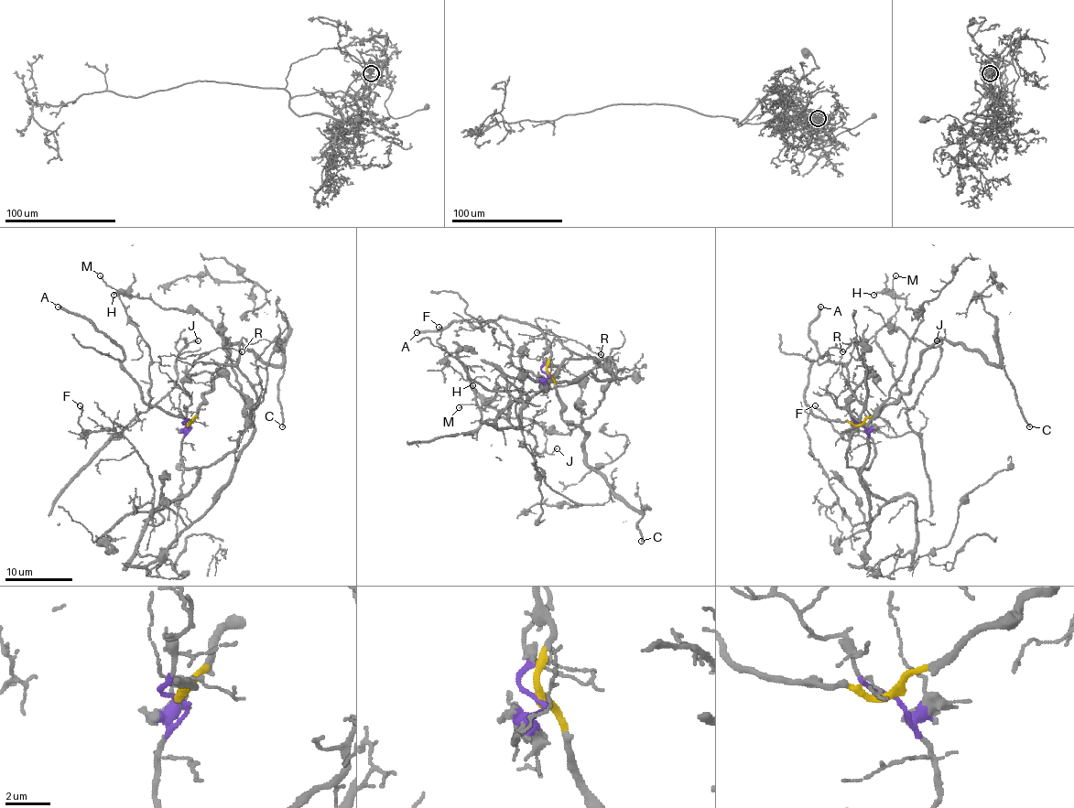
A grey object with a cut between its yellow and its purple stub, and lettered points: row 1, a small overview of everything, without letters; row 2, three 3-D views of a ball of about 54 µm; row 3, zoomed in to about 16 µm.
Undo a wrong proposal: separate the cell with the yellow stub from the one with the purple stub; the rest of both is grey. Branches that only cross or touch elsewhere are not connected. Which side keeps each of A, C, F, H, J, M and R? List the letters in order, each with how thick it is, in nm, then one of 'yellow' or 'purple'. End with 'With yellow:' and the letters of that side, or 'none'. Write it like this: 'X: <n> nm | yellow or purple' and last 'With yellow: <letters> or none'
A: 280 nm | yellow
C: 170 nm | yellow
F: 130 nm | purple
H: 160 nm | purple
J: 130 nm | purple
M: 100 nm | purple
R: 70 nm | purple
With yellow: A, C

